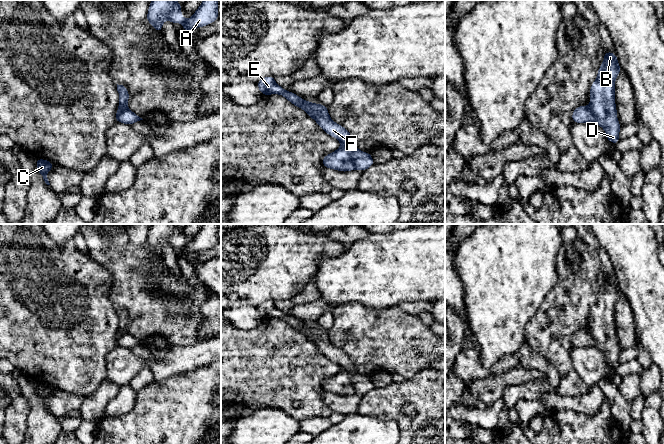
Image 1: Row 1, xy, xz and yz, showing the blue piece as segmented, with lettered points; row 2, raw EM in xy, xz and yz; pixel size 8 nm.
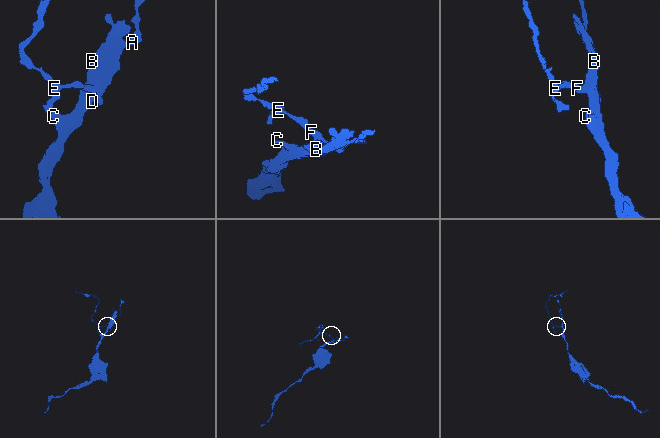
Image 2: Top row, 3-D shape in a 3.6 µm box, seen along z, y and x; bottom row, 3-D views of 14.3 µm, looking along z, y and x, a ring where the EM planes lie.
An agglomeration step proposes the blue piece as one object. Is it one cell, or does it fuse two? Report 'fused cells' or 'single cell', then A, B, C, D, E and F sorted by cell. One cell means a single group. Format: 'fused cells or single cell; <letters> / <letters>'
fused cells; A E F / B C D

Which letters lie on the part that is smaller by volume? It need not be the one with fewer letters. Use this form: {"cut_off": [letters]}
{"cut_off": ["A", "E", "F"]}

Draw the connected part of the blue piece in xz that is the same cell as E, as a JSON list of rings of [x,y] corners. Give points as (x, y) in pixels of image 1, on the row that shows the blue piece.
[[[266,76],[259,80],[256,84],[263,96],[270,94],[283,95],[285,99],[290,101],[293,105],[300,109],[304,109],[305,113],[313,118],[323,131],[333,138],[337,138],[341,142],[342,146],[351,150],[355,169],[364,171],[375,164],[371,153],[359,150],[355,146],[352,136],[348,130],[346,130],[342,125],[332,121],[326,106],[321,103],[314,104],[312,102],[308,102],[300,98],[298,95],[290,91],[286,91],[280,85],[275,83],[275,77],[273,76]]]

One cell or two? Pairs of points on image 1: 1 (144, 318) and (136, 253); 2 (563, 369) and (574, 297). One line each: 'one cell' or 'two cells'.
1: one cell
2: one cell

